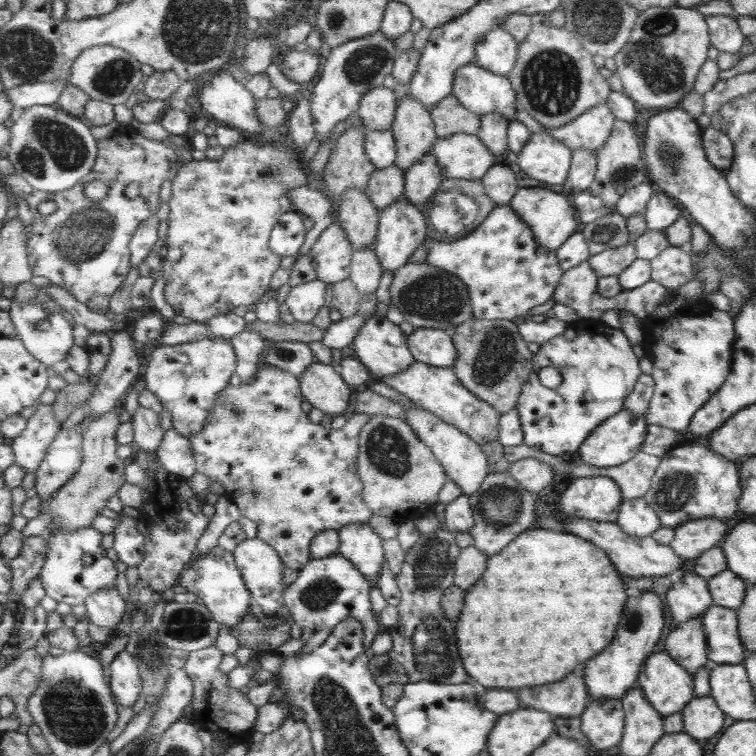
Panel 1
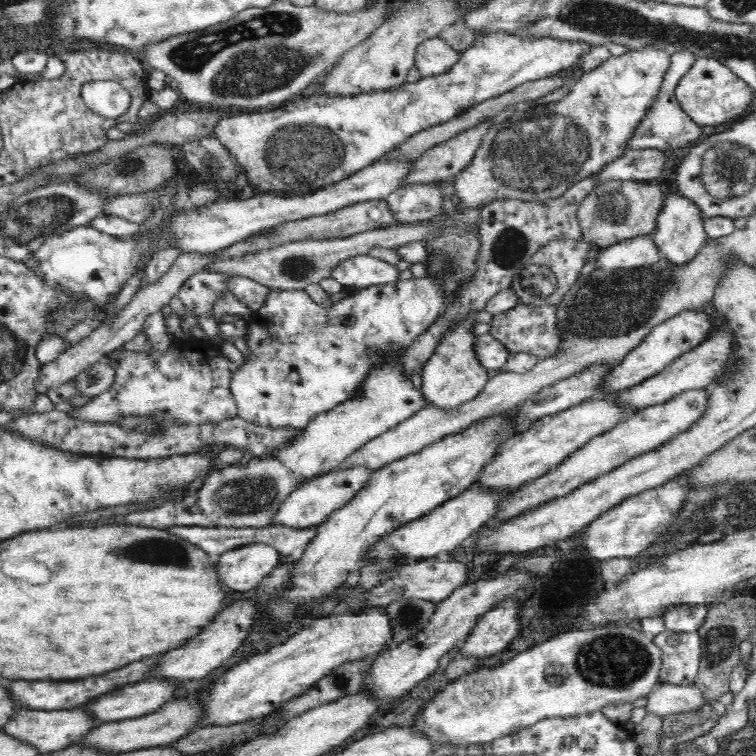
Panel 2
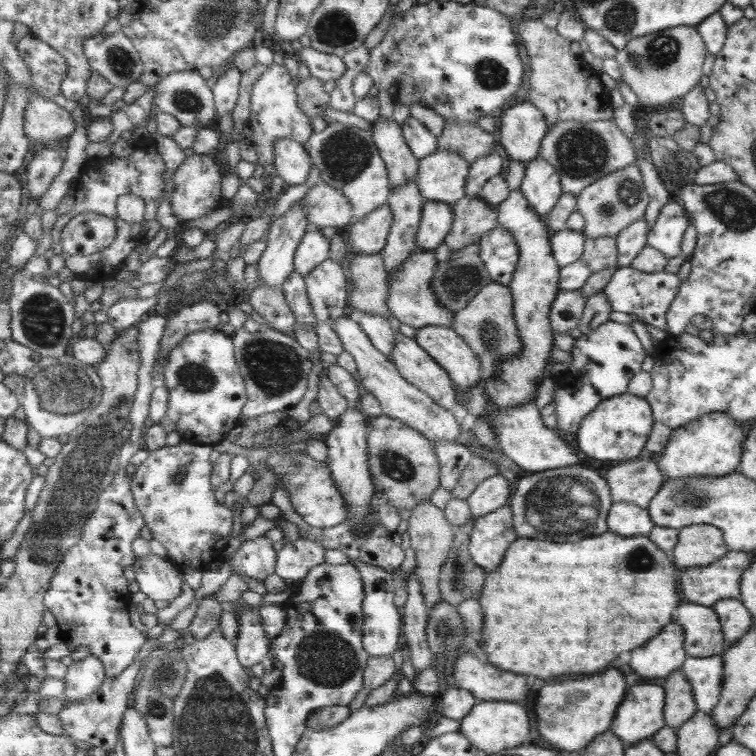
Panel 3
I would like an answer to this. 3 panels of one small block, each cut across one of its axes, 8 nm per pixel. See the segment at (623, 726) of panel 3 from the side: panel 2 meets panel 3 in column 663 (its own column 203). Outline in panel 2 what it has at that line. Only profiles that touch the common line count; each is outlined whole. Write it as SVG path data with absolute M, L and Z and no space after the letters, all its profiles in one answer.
M366 607L357 613L350 610L339 611L311 620L309 625L305 625L297 633L294 633L287 642L266 650L264 654L255 654L254 658L241 661L237 666L224 672L213 686L203 691L203 704L207 706L207 718L202 721L202 725L216 723L220 725L231 725L243 723L248 720L263 719L278 711L282 706L311 690L322 678L329 676L340 666L348 662L358 662L366 658L375 658L382 651L388 650L388 644L394 640L392 637L392 619L388 615L386 608Z

